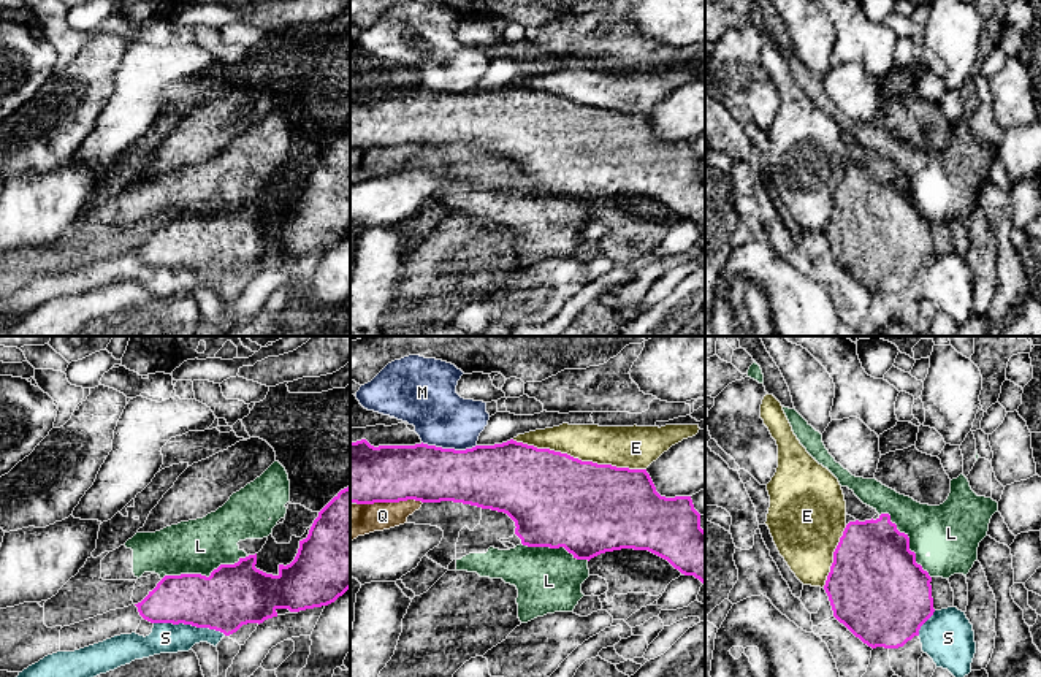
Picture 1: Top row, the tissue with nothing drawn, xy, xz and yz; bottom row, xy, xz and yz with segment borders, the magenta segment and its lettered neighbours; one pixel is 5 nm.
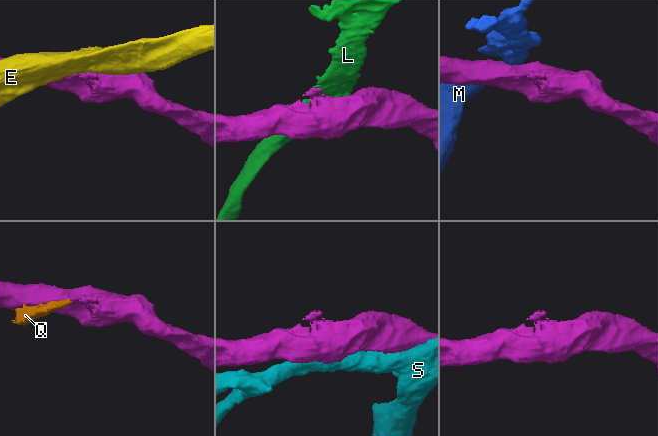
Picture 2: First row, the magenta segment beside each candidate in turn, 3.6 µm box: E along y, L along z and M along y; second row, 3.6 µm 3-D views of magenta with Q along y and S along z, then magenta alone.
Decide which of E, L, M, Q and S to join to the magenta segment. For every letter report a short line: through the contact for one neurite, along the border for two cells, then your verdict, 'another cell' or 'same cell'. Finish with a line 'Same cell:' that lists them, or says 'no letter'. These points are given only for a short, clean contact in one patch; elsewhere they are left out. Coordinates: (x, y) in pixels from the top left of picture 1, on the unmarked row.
E: another cell
L: another cell
M: another cell
Q: another cell
S: another cell
Same cell: no letter

